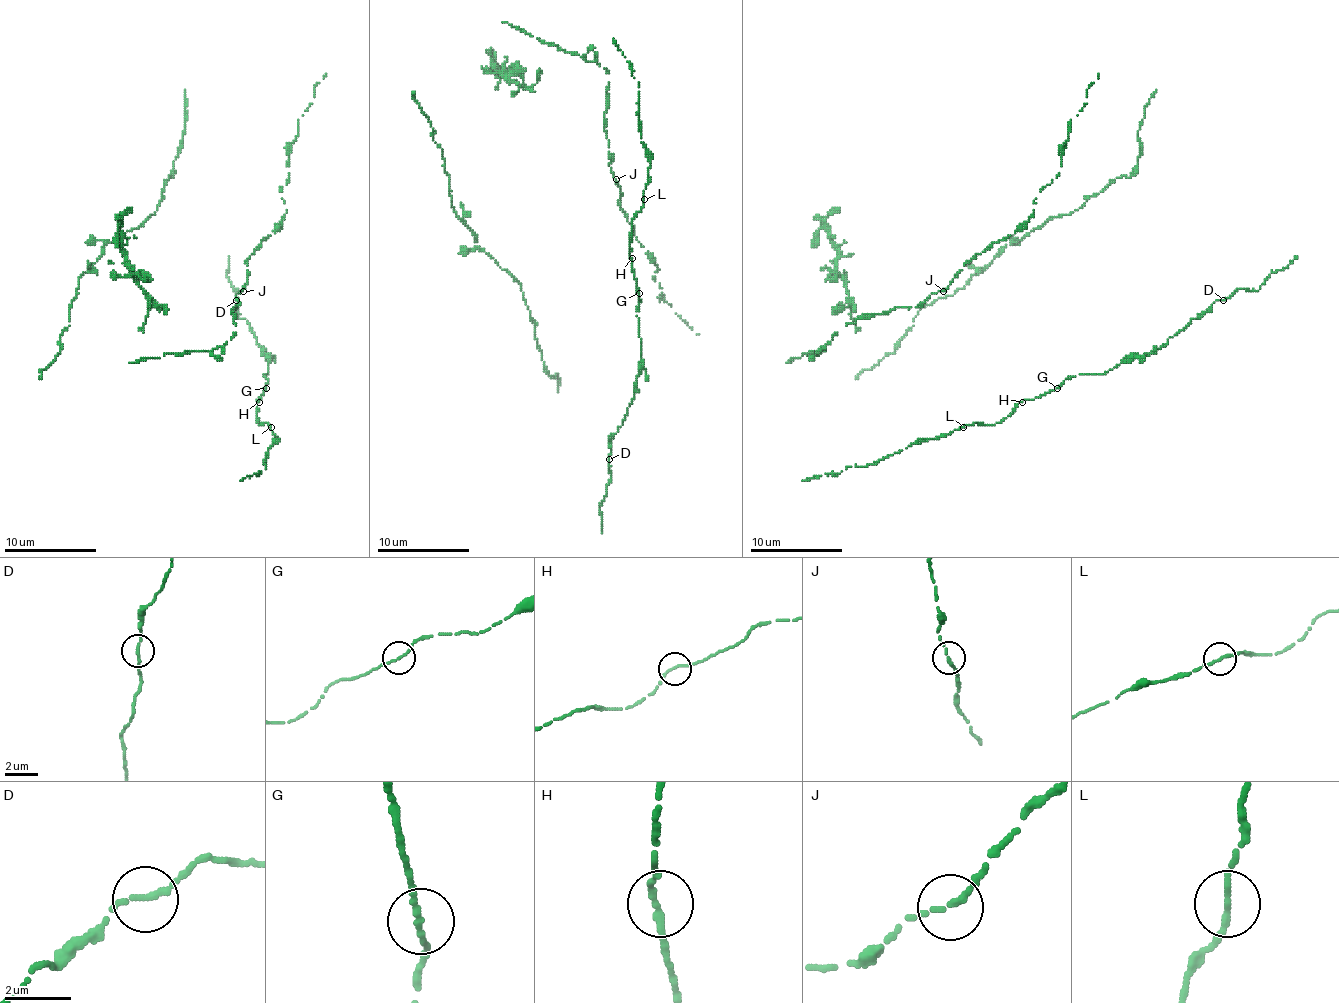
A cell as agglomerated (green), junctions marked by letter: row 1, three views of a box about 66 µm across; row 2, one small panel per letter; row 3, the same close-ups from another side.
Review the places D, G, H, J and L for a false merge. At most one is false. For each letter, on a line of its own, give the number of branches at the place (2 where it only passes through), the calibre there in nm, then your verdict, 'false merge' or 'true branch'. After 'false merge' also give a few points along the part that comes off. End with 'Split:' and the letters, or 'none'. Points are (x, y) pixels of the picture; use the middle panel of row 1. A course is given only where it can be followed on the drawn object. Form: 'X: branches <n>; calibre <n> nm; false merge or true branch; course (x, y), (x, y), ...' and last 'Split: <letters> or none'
D: branches 2; calibre 170 nm; true branch
G: branches 2; calibre 170 nm; true branch
H: branches 2; calibre 180 nm; true branch
J: branches 2; calibre 190 nm; true branch
L: branches 2; calibre 170 nm; true branch
Split: none

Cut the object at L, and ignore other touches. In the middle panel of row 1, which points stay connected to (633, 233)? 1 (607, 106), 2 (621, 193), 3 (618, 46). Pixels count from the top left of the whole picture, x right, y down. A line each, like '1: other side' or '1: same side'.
1: same side
2: same side
3: other side

